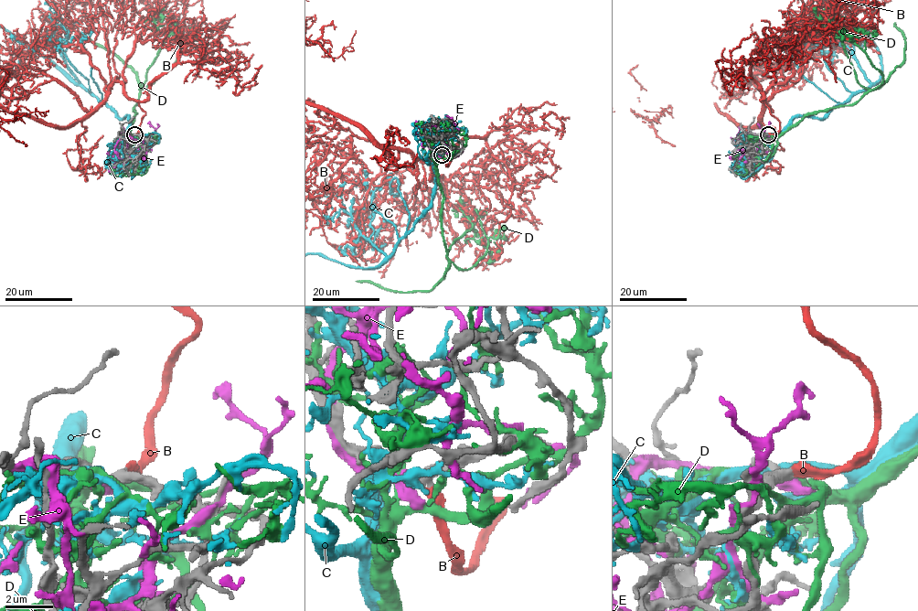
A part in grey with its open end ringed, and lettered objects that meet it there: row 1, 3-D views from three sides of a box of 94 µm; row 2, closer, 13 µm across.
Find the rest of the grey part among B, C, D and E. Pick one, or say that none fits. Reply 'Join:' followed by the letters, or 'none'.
Join: B

